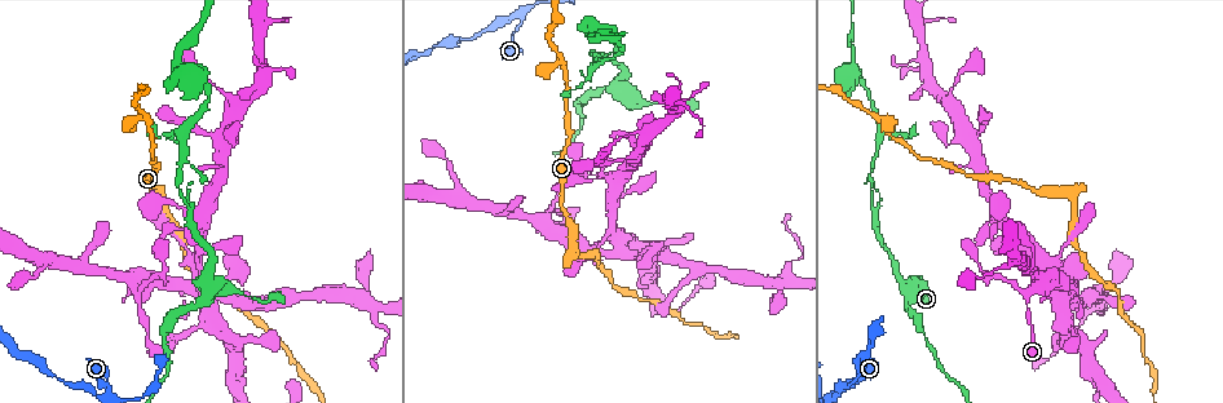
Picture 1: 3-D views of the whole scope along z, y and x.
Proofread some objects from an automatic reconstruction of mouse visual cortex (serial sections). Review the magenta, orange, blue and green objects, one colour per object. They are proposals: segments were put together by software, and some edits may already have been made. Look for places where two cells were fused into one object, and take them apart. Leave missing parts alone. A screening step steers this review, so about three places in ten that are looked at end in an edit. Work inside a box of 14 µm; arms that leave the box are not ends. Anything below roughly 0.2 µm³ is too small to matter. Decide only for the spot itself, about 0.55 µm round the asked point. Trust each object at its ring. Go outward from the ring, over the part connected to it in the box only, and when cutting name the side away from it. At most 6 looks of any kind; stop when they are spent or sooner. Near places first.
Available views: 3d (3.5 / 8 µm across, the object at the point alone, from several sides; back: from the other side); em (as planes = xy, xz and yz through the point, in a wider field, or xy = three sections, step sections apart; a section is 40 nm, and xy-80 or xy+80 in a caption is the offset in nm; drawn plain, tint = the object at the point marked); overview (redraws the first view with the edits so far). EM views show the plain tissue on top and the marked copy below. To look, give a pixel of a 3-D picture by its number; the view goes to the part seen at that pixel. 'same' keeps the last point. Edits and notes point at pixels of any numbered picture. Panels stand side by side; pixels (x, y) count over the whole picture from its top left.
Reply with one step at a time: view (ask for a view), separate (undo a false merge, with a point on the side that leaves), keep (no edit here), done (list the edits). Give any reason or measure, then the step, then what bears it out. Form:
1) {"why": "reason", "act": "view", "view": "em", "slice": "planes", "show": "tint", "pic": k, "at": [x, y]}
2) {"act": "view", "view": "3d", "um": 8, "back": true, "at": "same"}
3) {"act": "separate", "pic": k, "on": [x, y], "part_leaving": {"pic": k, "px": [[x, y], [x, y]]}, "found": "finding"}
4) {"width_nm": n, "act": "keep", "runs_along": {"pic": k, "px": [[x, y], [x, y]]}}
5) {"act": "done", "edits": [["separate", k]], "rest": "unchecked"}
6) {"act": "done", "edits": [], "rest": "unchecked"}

{"why": "branch point", "act": "view", "view": "3d", "um": 3.5, "pic": 1, "at": [903, 281]}

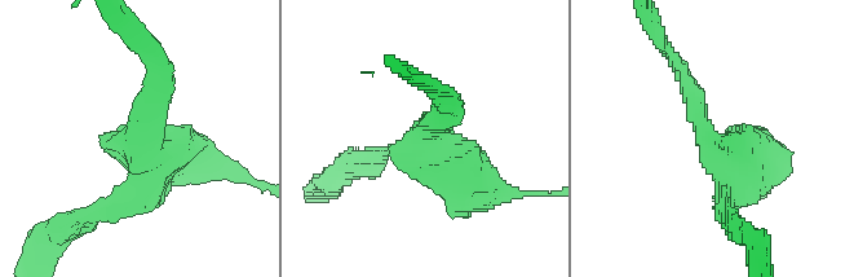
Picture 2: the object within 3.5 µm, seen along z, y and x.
{"why": "now the EM", "act": "view", "view": "em", "slice": "planes", "show": "tint", "pic": 2, "at": [140, 147]}

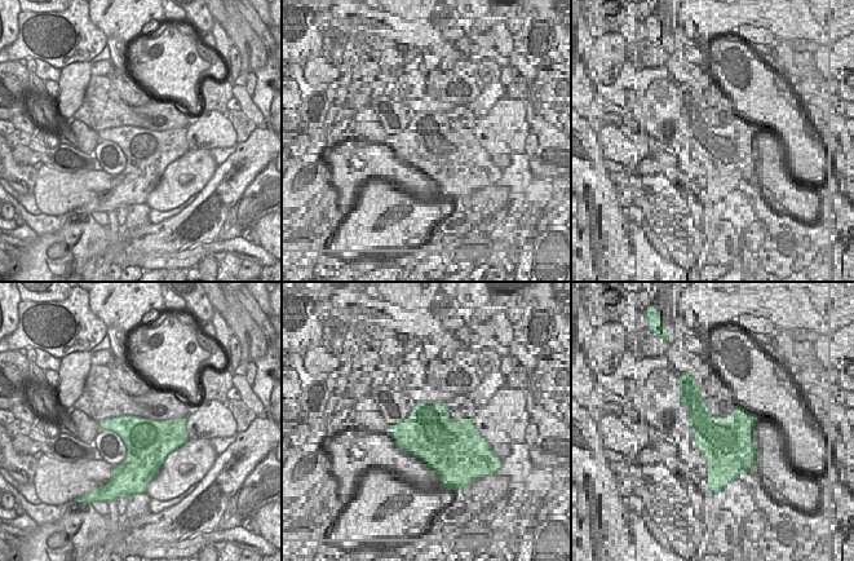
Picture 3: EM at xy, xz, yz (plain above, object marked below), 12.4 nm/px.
{"act": "keep", "runs_along": {"pic": 2, "px": [[769, 168], [756, 149], [724, 157], [694, 93]]}, "found": "one cell here"}

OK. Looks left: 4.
{"why": "a fork", "act": "view", "view": "3d", "um": 3.5, "pic": 1, "at": [1074, 293]}

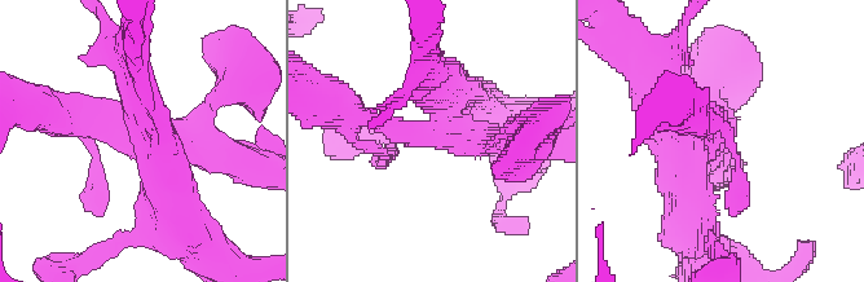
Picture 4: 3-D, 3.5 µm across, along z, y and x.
{"act": "view", "view": "em", "slice": "xy", "step": 5, "show": "tint", "pic": 4, "at": [440, 130]}

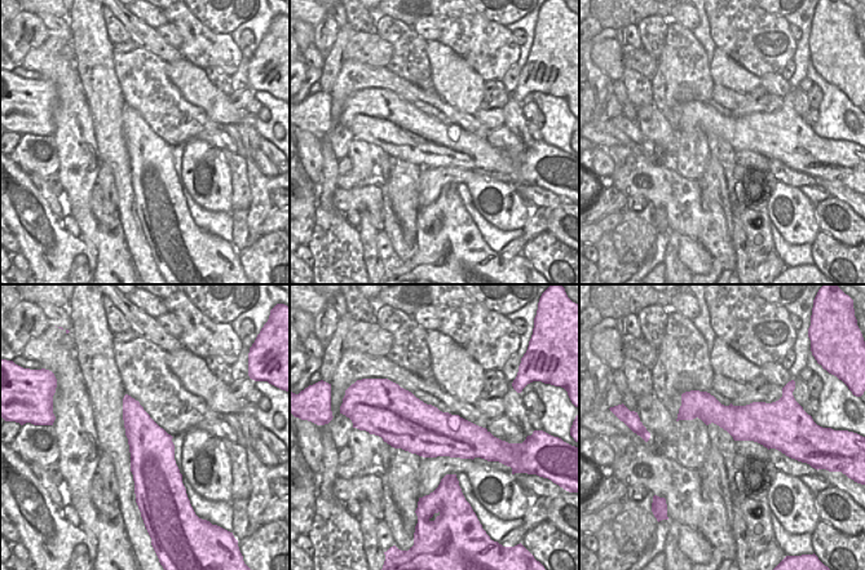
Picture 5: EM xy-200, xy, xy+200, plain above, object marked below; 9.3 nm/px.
{"act": "keep", "runs_along": {"pic": 4, "px": [[362, 115], [437, 132], [433, 75]]}, "found": "all the same cell"}

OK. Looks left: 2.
{"why": "a narrow waist", "act": "view", "view": "3d", "um": 3.5, "pic": 1, "at": [186, 201]}

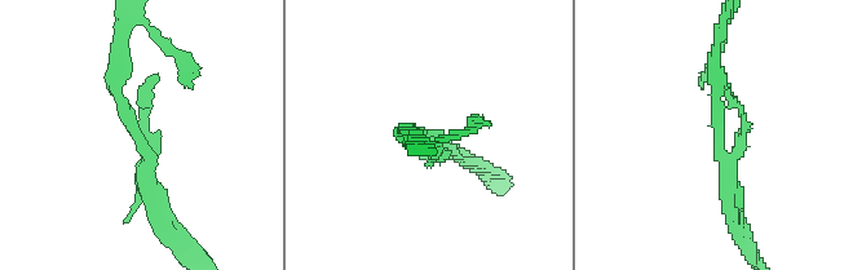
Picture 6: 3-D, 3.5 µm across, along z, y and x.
{"act": "view", "view": "em", "slice": "xy", "step": 5, "show": "tint", "pic": 6, "at": [719, 136]}

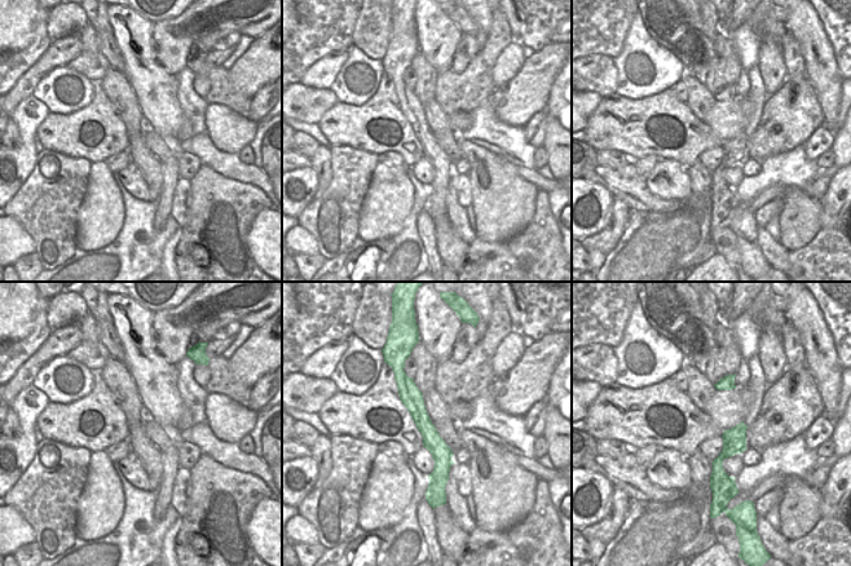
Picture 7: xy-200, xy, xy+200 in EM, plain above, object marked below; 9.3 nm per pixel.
{"act": "keep", "runs_along": {"pic": 6, "px": [[157, 213], [114, 85], [122, 54]]}, "found": "all the same cell"}

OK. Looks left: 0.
{"act": "done", "edits": [], "rest": "unchecked"}

